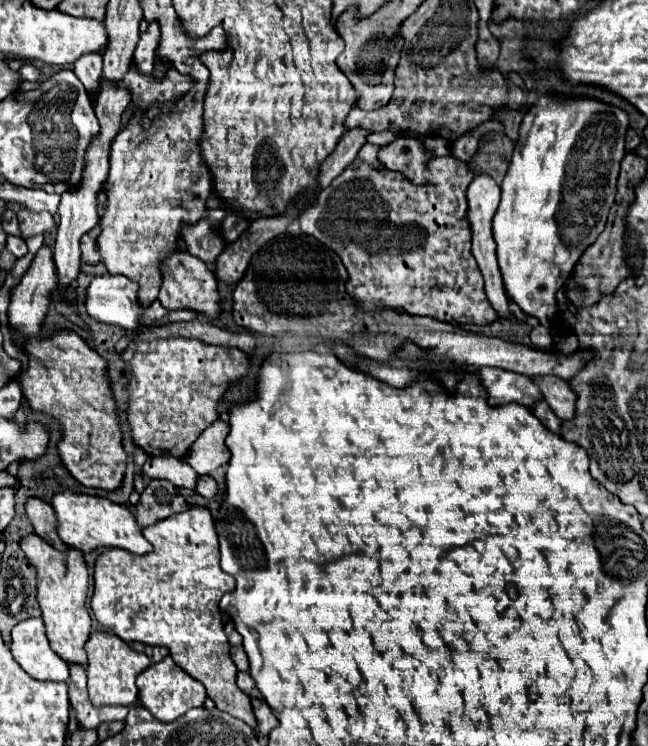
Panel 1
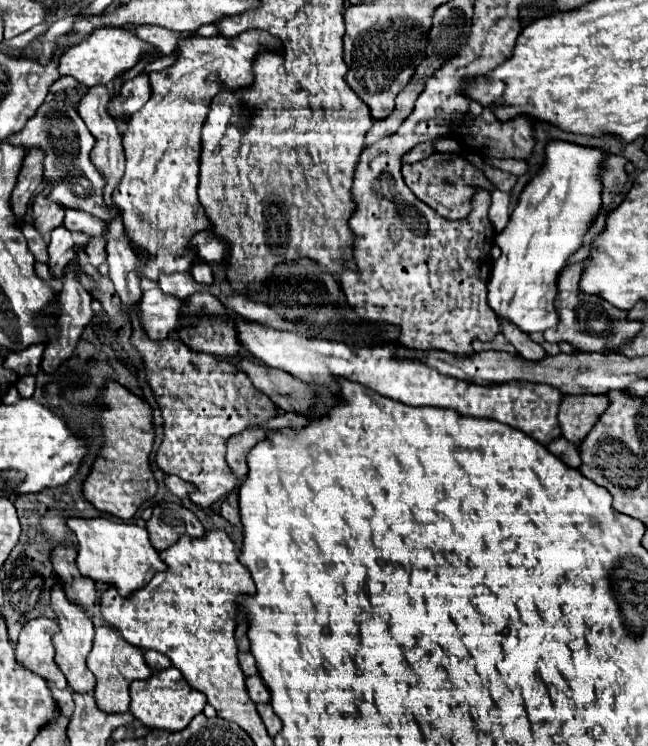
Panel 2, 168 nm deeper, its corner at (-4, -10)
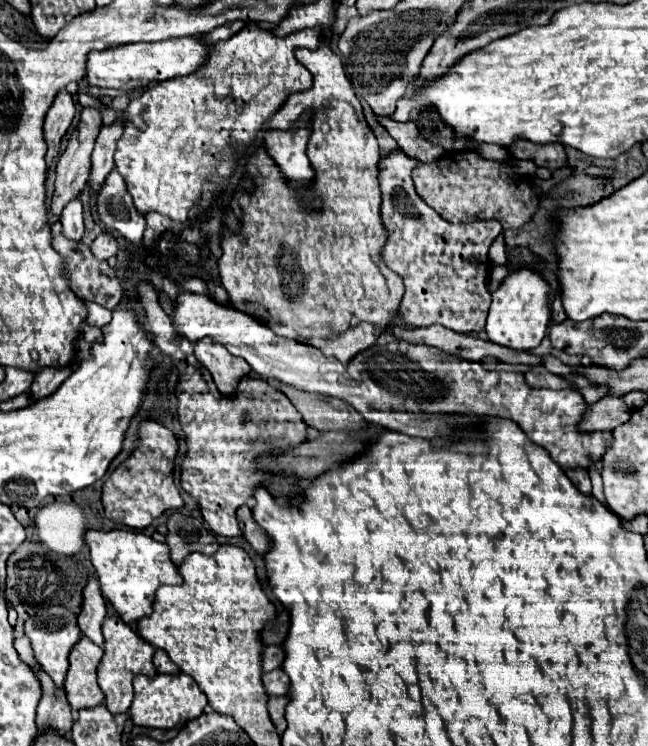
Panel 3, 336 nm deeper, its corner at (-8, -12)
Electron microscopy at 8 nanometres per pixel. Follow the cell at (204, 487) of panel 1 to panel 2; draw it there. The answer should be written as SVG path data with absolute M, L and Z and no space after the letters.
M234 490L232 494L228 494L226 500L222 502L220 514L222 514L222 518L226 518L230 524L240 526L240 512L238 512L238 494L236 494L236 490Z

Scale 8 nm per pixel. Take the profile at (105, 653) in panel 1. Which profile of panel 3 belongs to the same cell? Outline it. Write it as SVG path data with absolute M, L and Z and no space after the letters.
M118 616L104 620L102 634L104 634L104 656L98 664L98 684L104 692L104 704L110 710L110 714L122 714L122 712L128 712L128 708L132 704L134 676L138 676L138 674L154 676L156 674L156 668L152 664L154 646L146 644L140 636L136 636L132 626L124 624L122 618L118 618Z

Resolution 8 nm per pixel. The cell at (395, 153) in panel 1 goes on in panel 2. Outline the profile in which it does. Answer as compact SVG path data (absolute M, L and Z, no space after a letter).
M432 154L422 162L416 164L404 164L402 176L408 184L408 188L418 194L422 202L426 202L430 208L434 208L442 218L450 220L462 220L470 214L472 208L472 196L476 194L476 188L484 188L488 192L494 190L494 184L484 176L480 168L476 168L472 162L462 158L460 154Z

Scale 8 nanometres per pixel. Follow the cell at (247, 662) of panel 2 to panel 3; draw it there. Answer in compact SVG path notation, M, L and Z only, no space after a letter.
M266 646L262 650L262 670L270 672L276 670L278 664L282 664L282 646Z

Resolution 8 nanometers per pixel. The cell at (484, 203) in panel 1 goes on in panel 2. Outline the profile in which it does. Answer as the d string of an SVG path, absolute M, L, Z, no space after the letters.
M504 322L504 324L500 324L500 326L502 326L504 336L514 344L514 348L518 350L518 354L520 354L522 358L526 358L526 360L530 360L530 362L540 362L540 360L544 360L544 356L546 356L544 348L542 348L540 344L532 342L522 330L514 328L514 324L510 324L510 322Z

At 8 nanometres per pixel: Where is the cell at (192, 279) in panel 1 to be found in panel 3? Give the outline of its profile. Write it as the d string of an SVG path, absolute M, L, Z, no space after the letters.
M194 342L194 356L212 374L214 384L220 392L226 392L226 396L234 392L242 376L250 374L250 366L246 364L246 360L230 354L216 342Z

